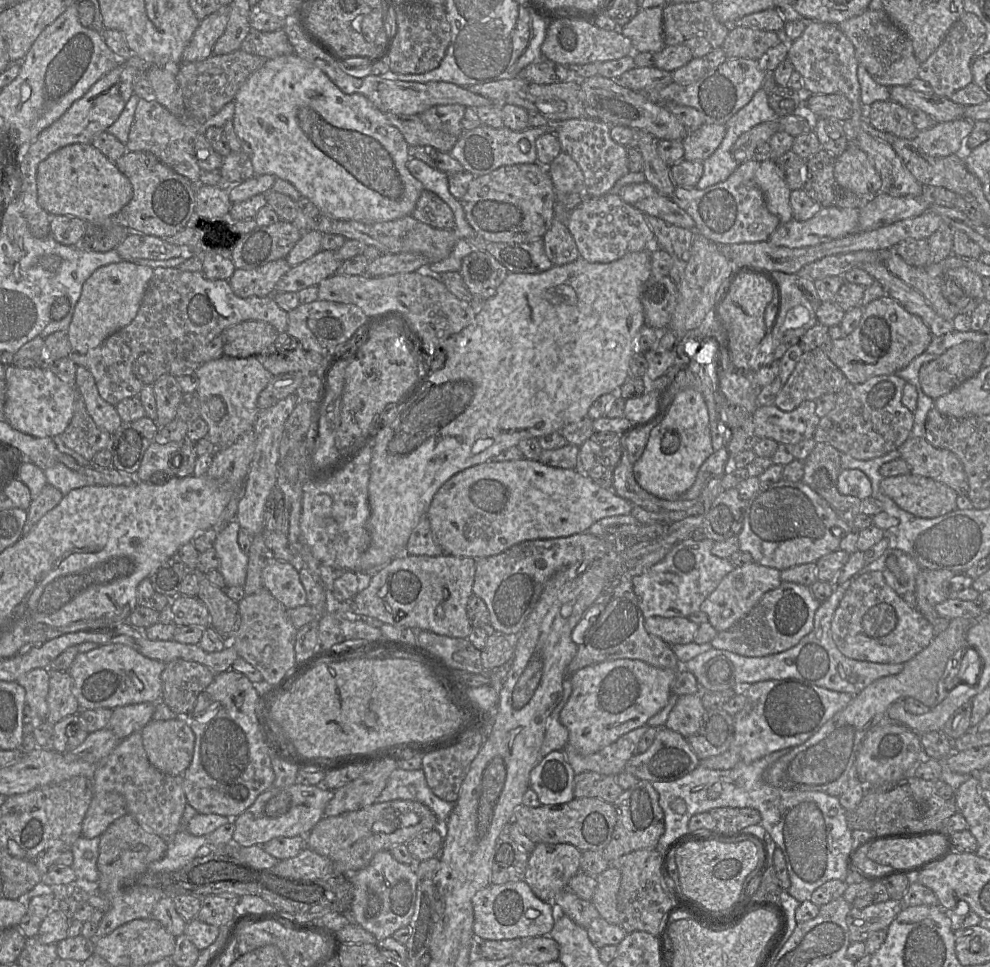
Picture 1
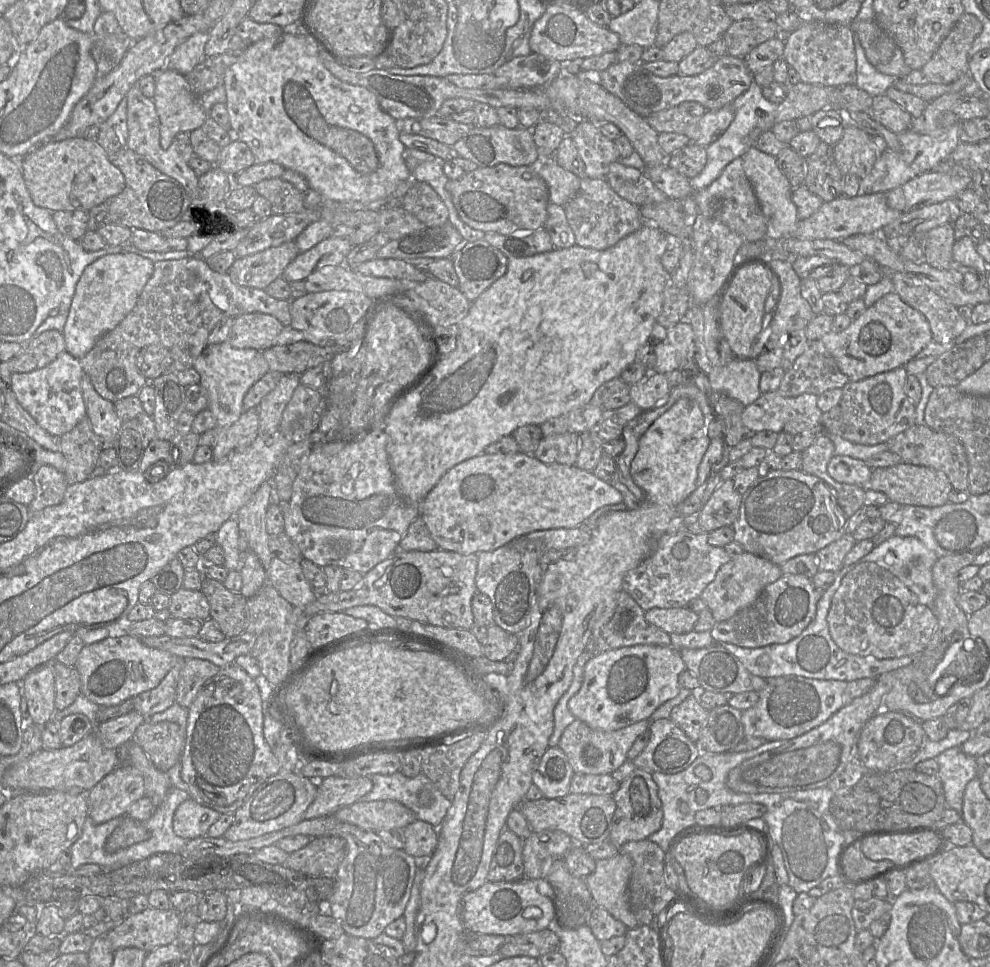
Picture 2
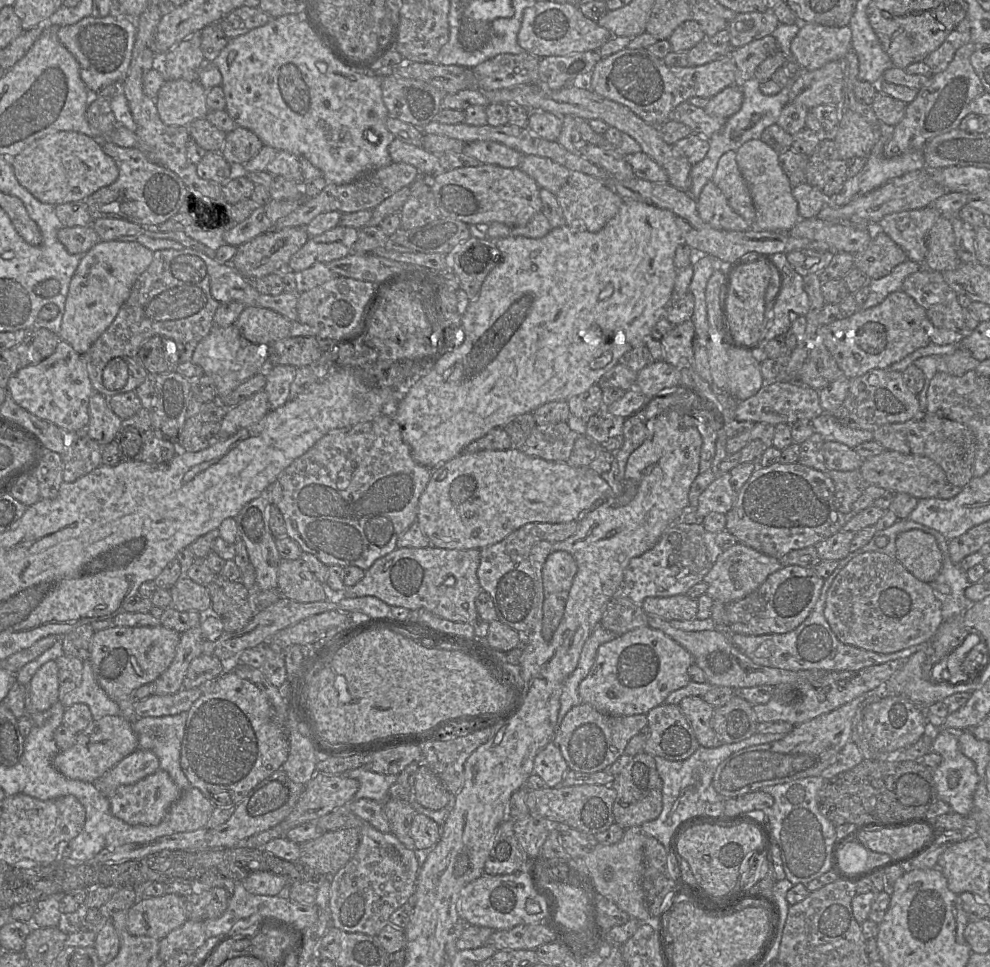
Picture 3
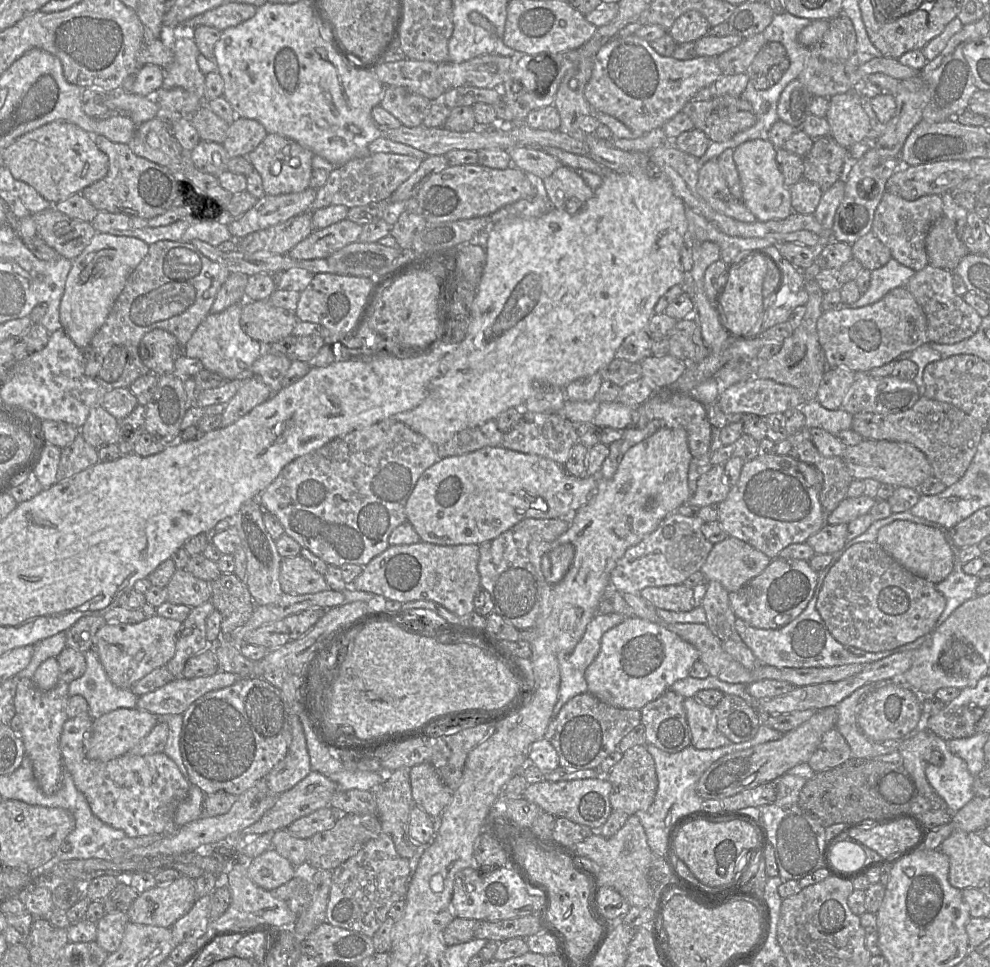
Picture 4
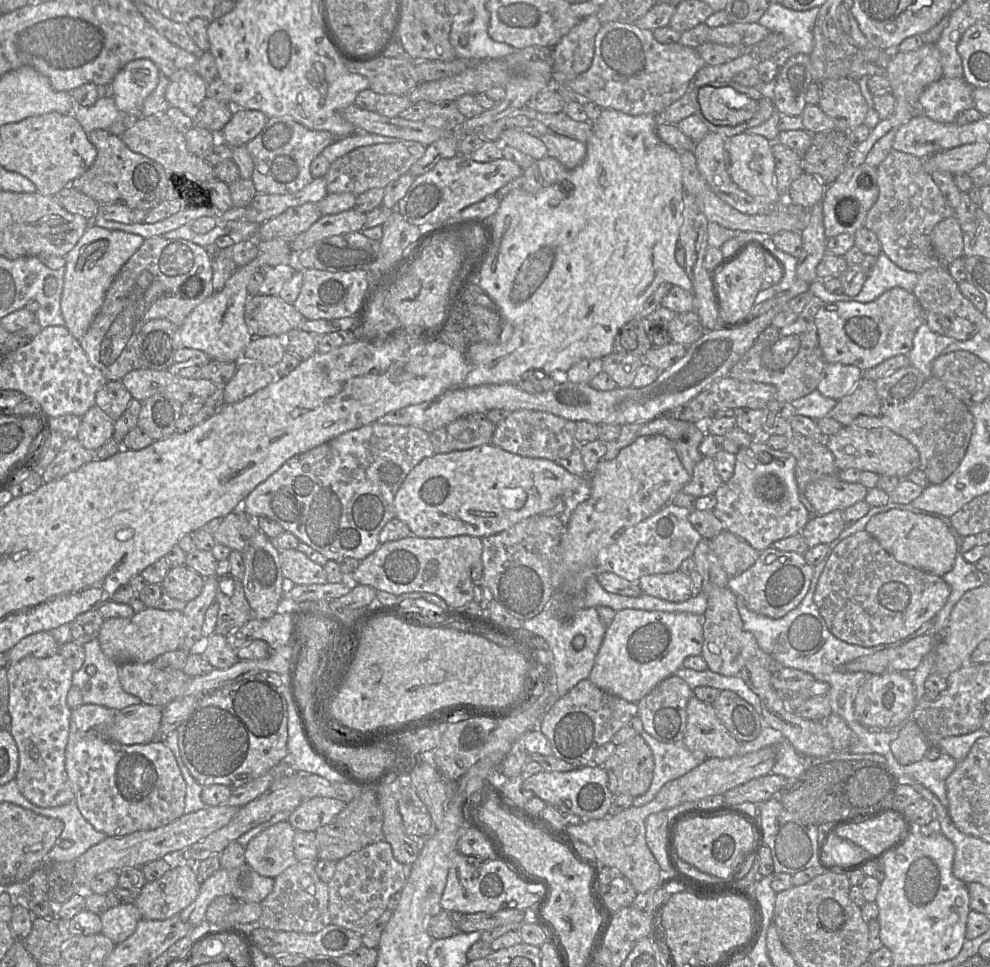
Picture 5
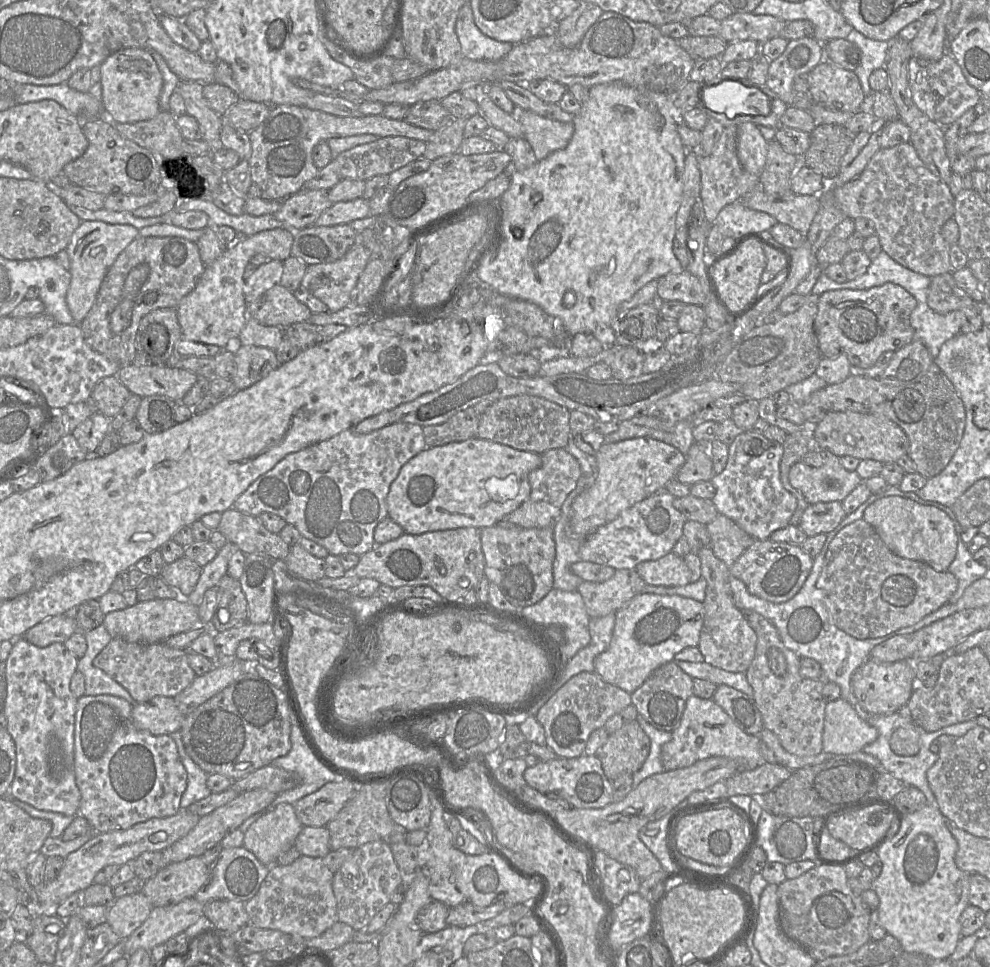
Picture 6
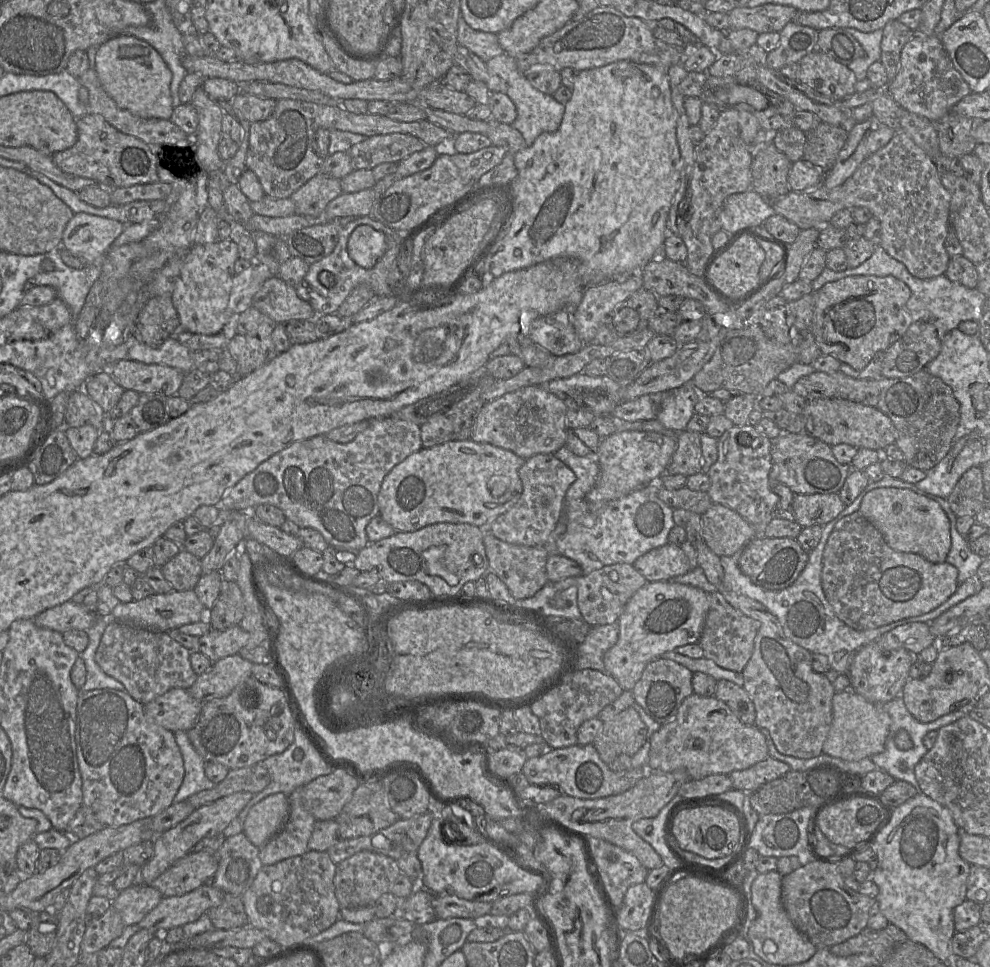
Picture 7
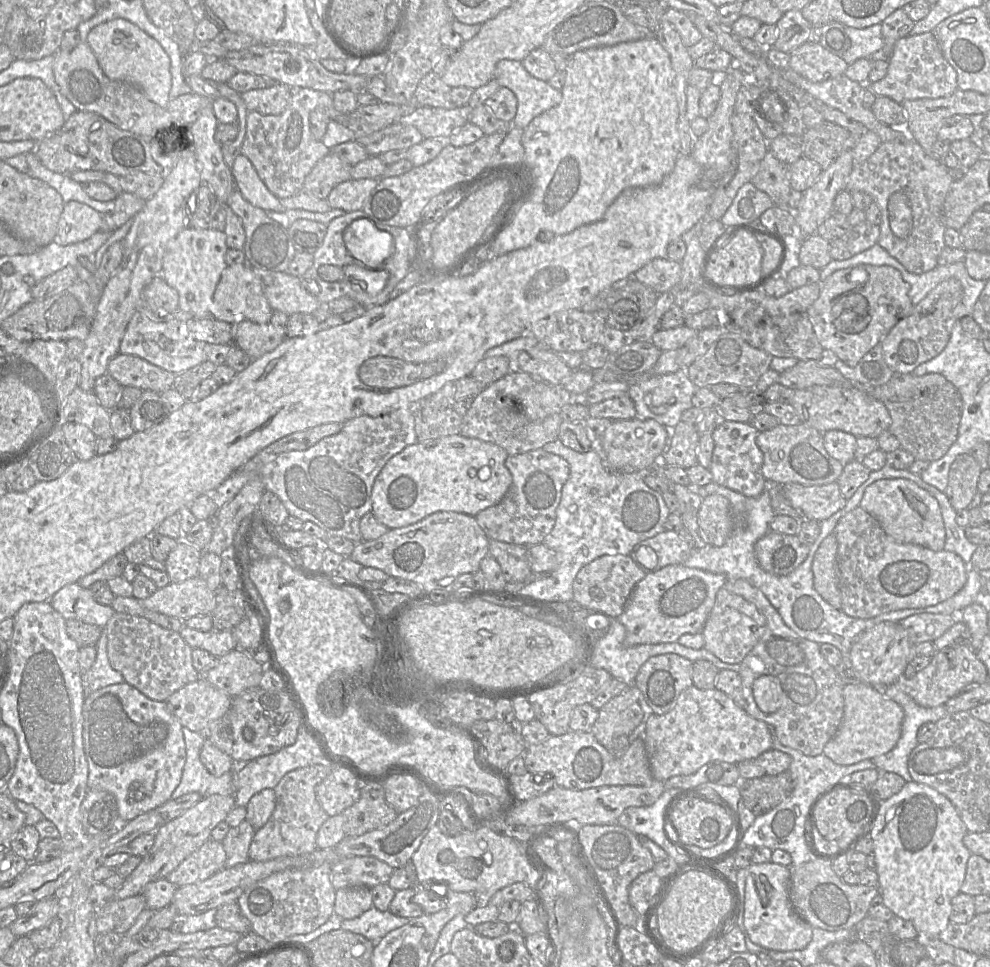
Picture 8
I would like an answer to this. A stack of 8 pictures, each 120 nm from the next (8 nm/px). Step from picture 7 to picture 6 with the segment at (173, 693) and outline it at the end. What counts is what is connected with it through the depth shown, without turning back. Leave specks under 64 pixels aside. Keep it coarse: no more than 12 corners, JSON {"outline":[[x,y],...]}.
{"outline":[[174,697],[134,703],[134,726],[153,735],[180,731]]}

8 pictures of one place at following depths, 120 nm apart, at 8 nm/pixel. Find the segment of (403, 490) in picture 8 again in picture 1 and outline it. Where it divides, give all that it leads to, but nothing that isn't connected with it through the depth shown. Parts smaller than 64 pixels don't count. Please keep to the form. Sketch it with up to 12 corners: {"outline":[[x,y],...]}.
{"outline":[[538,460],[458,472],[427,511],[444,554],[588,531],[632,504]]}

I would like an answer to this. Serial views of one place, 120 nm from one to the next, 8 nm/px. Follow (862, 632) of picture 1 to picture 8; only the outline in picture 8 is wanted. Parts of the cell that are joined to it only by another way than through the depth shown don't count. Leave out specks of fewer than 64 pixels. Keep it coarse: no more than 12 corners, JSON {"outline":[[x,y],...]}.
{"outline":[[860,506],[833,533],[841,610],[933,606],[966,584],[945,549],[897,542]]}

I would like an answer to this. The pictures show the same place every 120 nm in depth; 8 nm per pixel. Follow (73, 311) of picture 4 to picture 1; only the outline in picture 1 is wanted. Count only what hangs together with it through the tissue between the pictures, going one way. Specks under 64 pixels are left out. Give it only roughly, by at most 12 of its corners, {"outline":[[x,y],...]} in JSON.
{"outline":[[127,260],[97,268],[67,330],[86,354],[127,326],[153,268]]}

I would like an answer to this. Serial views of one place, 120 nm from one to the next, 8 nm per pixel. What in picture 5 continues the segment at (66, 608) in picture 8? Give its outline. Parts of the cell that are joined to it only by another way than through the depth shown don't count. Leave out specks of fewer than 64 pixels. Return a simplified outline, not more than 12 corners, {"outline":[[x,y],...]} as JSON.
{"outline":[[48,631],[21,639],[8,652],[8,664],[27,656],[45,658],[60,646]]}

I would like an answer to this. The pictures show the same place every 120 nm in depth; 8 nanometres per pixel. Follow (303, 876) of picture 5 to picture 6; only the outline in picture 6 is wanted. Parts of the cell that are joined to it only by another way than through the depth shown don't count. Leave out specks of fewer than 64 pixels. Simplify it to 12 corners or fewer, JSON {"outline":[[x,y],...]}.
{"outline":[[322,857],[272,865],[250,923],[292,937],[339,921]]}

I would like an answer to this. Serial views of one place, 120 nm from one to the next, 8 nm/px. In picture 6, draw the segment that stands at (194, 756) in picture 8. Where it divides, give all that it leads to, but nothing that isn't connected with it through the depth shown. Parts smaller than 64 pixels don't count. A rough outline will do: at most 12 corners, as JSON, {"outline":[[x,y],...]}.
{"outline":[[181,732],[170,736],[187,772],[180,809],[211,794],[208,774],[187,754]]}

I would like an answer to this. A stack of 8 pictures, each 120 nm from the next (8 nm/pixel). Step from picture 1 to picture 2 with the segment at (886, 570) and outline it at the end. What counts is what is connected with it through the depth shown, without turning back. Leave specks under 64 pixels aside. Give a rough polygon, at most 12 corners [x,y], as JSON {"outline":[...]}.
{"outline":[[894,534],[857,563],[888,569],[932,607],[936,554]]}

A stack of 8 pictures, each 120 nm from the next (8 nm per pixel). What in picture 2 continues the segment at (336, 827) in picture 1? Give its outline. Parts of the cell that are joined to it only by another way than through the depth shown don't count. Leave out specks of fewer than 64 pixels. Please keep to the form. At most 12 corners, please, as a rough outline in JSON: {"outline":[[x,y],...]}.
{"outline":[[392,800],[358,801],[334,815],[373,832],[404,829],[417,820]]}

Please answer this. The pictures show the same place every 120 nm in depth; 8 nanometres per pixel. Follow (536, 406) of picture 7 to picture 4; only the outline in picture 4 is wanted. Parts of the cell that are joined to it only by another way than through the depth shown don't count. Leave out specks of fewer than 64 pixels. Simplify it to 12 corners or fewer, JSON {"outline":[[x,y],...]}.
{"outline":[[524,411],[501,446],[564,466],[577,426],[560,414]]}

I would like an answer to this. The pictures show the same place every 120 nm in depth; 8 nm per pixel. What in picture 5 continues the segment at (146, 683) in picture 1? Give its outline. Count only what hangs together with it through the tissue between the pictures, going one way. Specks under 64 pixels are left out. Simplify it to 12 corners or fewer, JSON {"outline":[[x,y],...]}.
{"outline":[[156,607],[105,619],[102,651],[118,665],[179,649],[184,618]]}

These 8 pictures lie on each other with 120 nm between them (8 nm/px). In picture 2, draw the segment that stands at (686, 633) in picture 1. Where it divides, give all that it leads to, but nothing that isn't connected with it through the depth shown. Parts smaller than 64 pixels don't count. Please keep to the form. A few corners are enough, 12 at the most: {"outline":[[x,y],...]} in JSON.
{"outline":[[687,607],[645,611],[650,623],[668,634],[694,630],[699,614]]}

